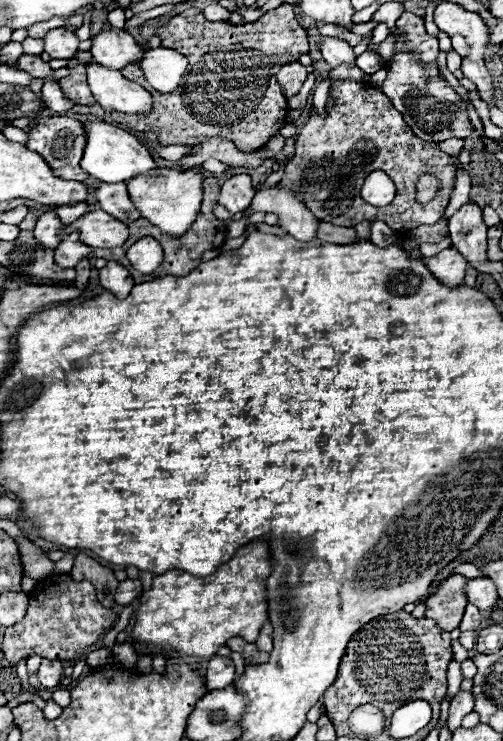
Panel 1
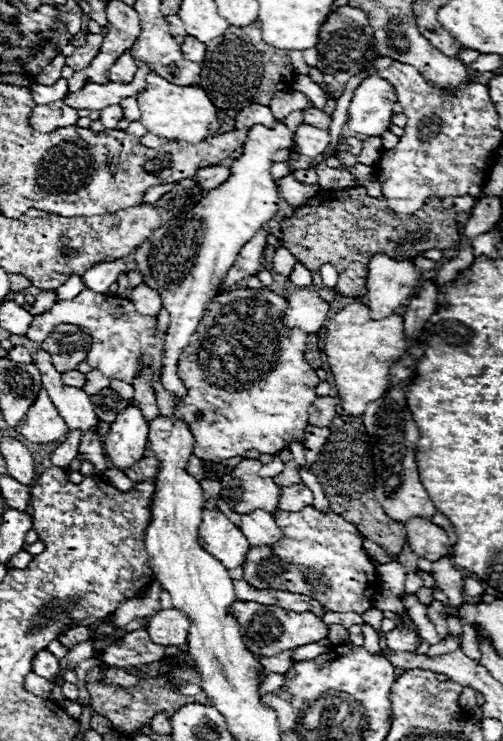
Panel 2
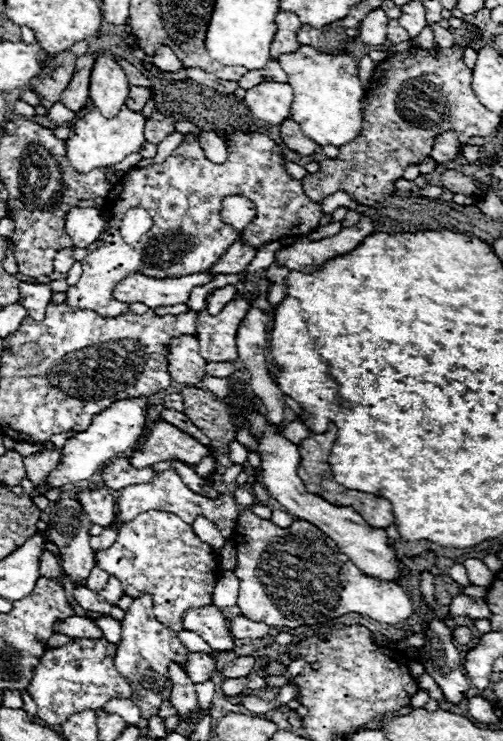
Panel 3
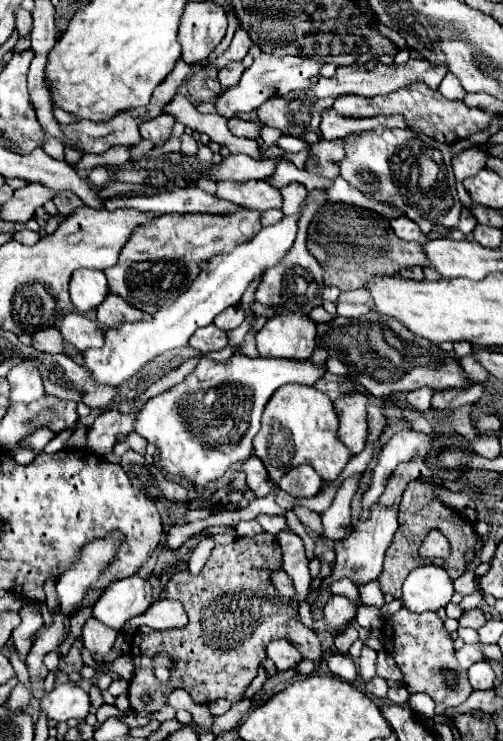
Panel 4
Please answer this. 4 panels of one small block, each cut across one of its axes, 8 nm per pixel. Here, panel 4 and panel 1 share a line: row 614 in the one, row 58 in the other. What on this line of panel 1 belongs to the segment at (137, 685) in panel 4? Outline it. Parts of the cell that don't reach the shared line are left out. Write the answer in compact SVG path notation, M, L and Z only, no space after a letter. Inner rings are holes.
M290 4L268 10L260 20L240 26L228 22L208 22L200 10L192 8L188 14L174 16L160 26L156 36L162 40L162 46L188 56L188 70L174 92L162 94L150 88L140 68L124 68L122 74L126 80L138 82L152 94L152 112L122 114L112 110L112 118L116 122L126 124L132 132L152 130L164 146L194 146L204 138L222 136L232 140L242 152L254 152L278 134L286 120L288 102L284 100L280 88L268 86L274 78L274 64L290 64L302 54L308 54L308 34L298 26ZM230 46L258 50L262 54L230 54ZM244 88L248 88L248 92L244 92ZM250 90L258 90L262 94L250 94Z

